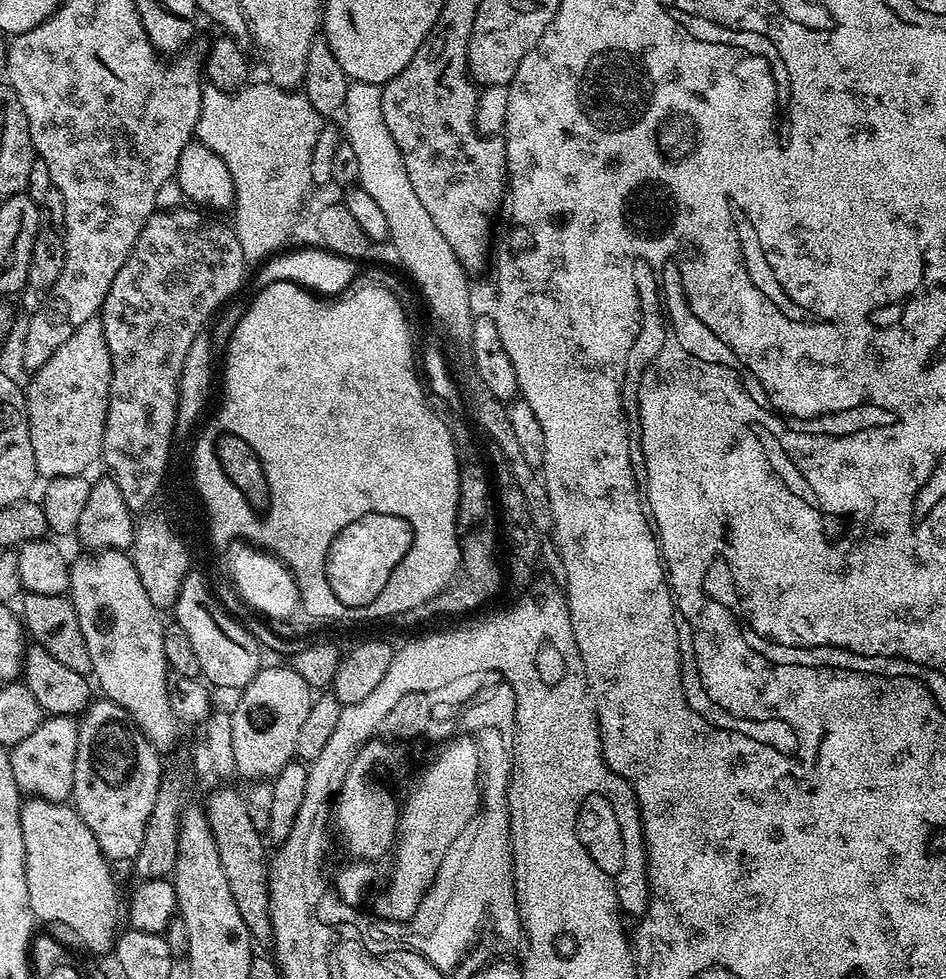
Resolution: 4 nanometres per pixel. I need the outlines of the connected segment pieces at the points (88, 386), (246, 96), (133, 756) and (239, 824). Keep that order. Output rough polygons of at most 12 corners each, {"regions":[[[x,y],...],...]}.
{"regions":[[[88,320],[26,384],[37,477],[101,459],[112,363]],[[205,87],[195,139],[226,164],[248,262],[314,188],[303,91]],[[112,700],[79,726],[71,803],[130,862],[161,753]],[[243,795],[204,802],[230,894],[253,941],[269,943],[268,862]]]}

